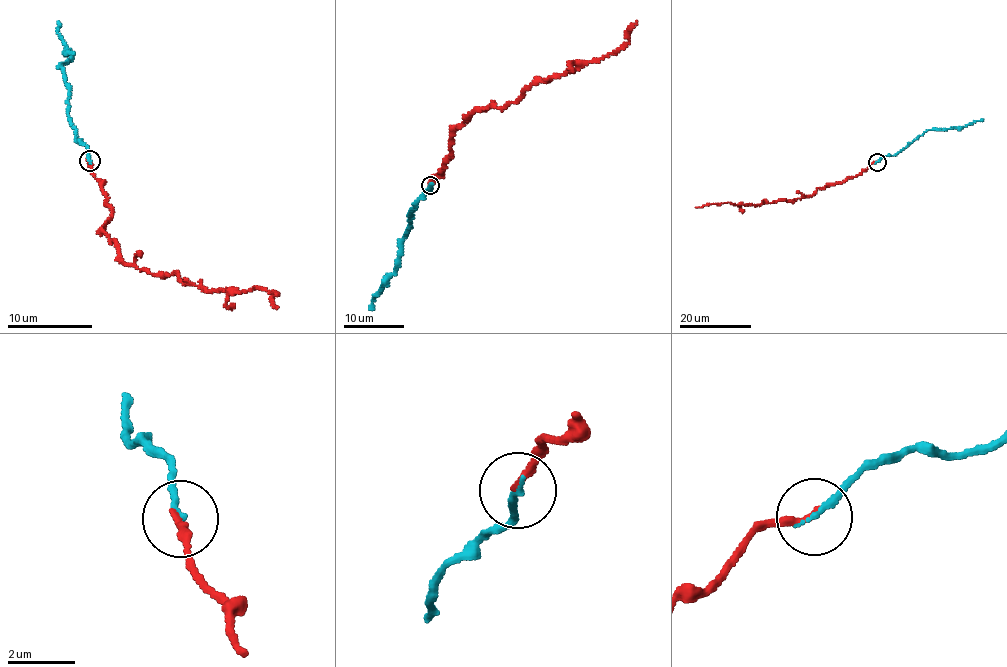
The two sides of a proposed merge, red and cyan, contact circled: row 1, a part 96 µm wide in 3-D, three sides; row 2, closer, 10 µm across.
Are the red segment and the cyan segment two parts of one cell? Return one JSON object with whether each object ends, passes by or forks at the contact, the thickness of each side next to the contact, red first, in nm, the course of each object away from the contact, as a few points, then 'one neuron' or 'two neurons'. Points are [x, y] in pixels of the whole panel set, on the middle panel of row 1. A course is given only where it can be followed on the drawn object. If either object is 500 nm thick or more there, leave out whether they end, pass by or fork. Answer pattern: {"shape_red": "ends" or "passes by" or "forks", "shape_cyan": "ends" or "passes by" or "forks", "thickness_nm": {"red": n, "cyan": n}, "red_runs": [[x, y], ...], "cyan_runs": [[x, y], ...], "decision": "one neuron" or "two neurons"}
{"shape_red": "ends", "shape_cyan": "ends", "thickness_nm": {"red": 220, "cyan": 170}, "red_runs": [[430, 185], [451, 154], [452, 133], [474, 110], [504, 107], [539, 81], [547, 81], [617, 52], [637, 22]], "cyan_runs": [[430, 185], [413, 208], [394, 272], [389, 274], [370, 309]], "decision": "one neuron"}

